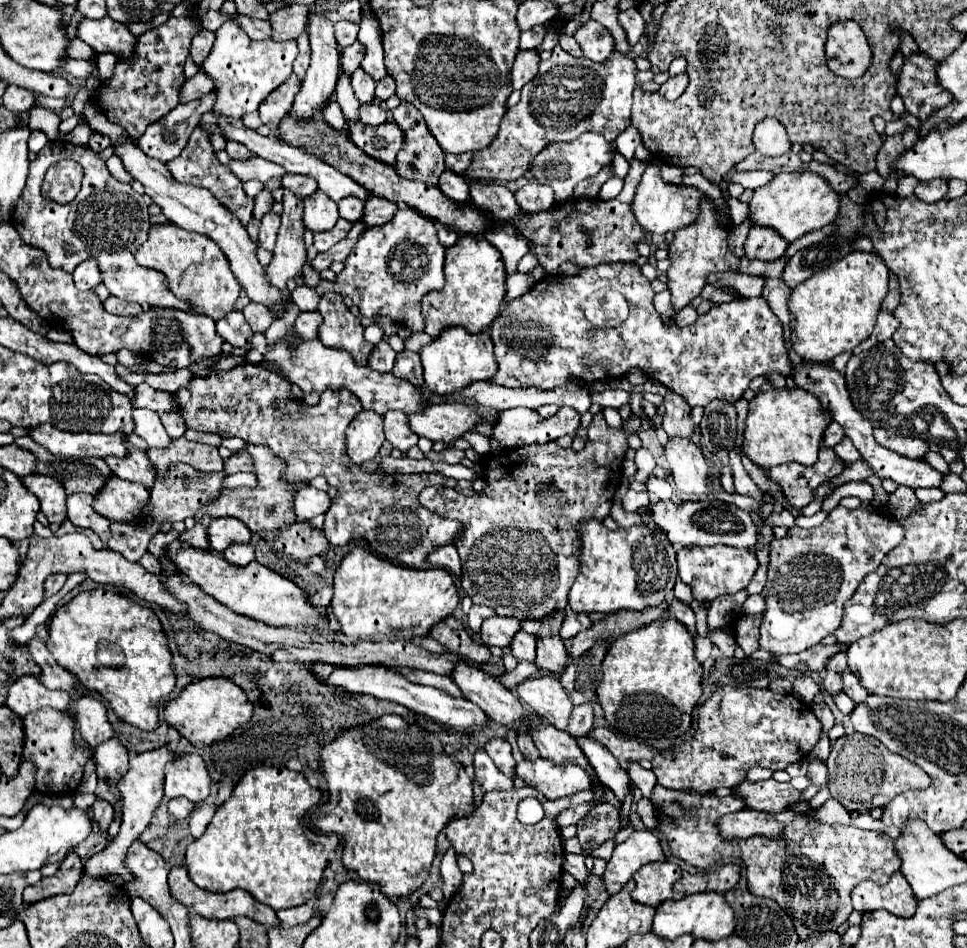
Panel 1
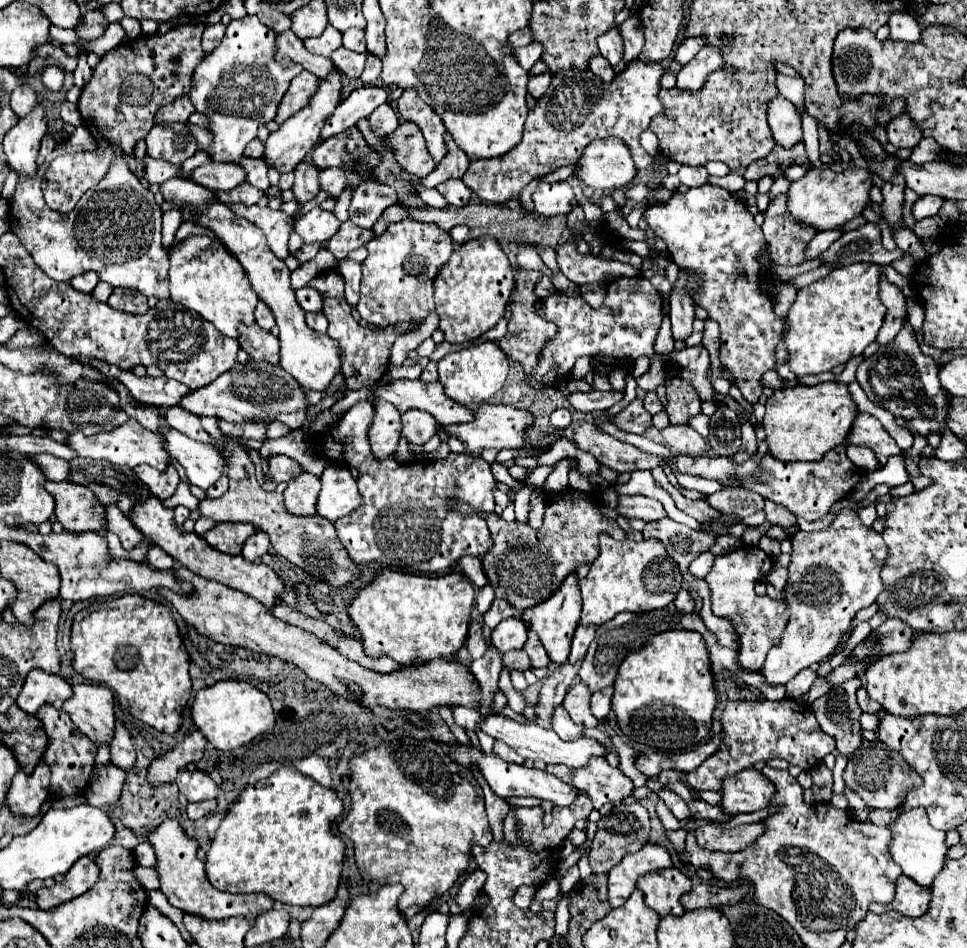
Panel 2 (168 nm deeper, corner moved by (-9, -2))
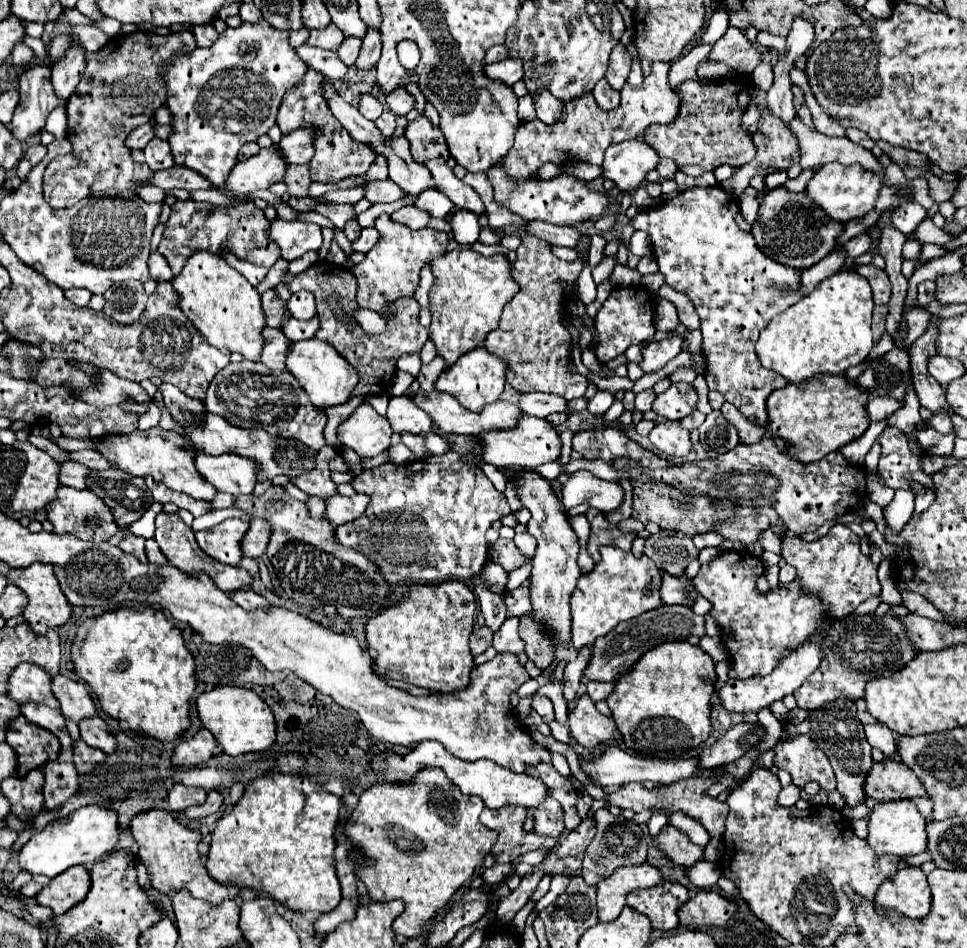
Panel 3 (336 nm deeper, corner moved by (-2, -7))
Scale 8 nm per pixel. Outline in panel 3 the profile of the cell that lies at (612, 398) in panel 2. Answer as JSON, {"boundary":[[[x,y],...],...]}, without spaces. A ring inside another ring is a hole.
{"boundary":[[[525,393],[521,395],[521,409],[527,415],[549,417],[551,413],[569,413],[569,401],[551,393]]]}

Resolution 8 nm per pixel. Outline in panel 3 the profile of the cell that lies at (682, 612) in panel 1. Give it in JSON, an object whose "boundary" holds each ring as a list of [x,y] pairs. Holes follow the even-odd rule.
{"boundary":[[[663,575],[663,587],[661,587],[661,599],[663,603],[671,603],[671,605],[687,605],[691,607],[695,601],[695,589],[683,581],[681,577],[671,577],[671,575]]]}

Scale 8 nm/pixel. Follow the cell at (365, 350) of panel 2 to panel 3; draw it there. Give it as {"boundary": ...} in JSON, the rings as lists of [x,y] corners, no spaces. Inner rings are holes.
{"boundary":[[[315,263],[309,269],[305,269],[299,275],[285,275],[283,281],[287,281],[291,293],[295,291],[311,291],[317,301],[317,317],[321,321],[321,327],[315,337],[321,341],[331,343],[357,371],[359,383],[351,391],[351,397],[361,397],[361,395],[377,395],[377,393],[387,393],[393,385],[393,375],[395,375],[395,361],[405,355],[405,353],[419,353],[423,343],[429,339],[429,333],[425,327],[419,323],[419,303],[411,299],[403,299],[403,303],[395,303],[395,317],[387,323],[387,331],[383,335],[365,335],[353,315],[349,311],[357,309],[355,303],[355,277],[347,267],[339,267],[333,263]]]}

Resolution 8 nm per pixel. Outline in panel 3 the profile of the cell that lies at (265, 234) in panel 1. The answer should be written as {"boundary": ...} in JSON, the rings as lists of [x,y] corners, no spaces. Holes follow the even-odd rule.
{"boundary":[[[175,201],[171,205],[171,215],[167,221],[167,229],[159,243],[161,255],[169,261],[169,267],[177,275],[183,269],[183,263],[193,251],[205,249],[211,253],[221,253],[223,249],[233,251],[237,257],[247,259],[261,267],[271,267],[281,255],[279,245],[269,237],[271,221],[265,217],[263,209],[257,209],[253,201],[231,203],[231,205],[211,205],[199,201]]]}

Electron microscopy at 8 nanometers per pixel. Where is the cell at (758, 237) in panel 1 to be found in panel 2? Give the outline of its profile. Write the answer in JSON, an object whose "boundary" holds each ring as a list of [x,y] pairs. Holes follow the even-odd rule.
{"boundary":[[[786,194],[776,196],[766,208],[762,232],[770,248],[772,262],[786,266],[802,264],[808,242],[818,234],[814,226],[802,226],[802,222],[794,222],[794,218],[790,218],[790,210],[786,210]]]}

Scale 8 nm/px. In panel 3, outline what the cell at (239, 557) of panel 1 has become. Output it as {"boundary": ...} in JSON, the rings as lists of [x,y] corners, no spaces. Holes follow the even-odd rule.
{"boundary":[[[253,519],[249,531],[241,539],[243,555],[251,557],[251,559],[263,557],[267,541],[269,541],[269,533],[271,533],[271,527],[269,527],[269,523],[265,519]]]}

